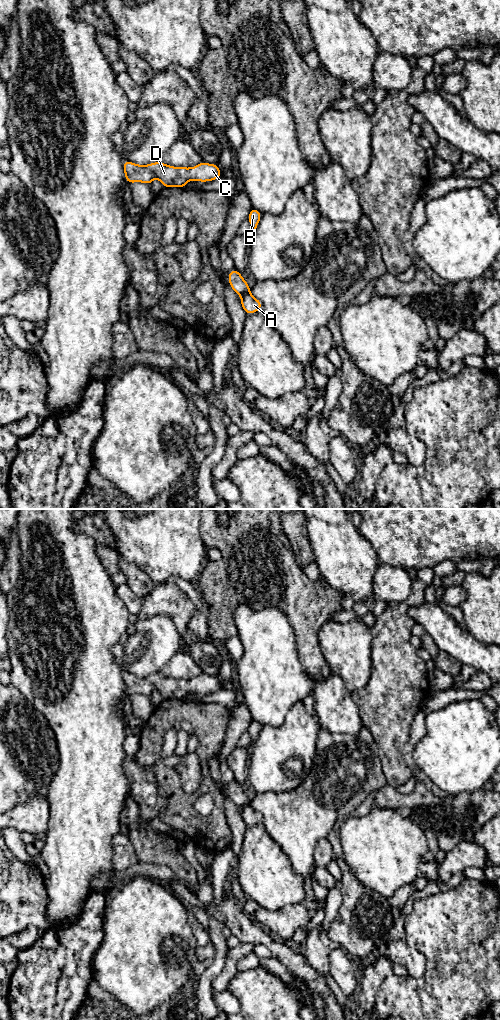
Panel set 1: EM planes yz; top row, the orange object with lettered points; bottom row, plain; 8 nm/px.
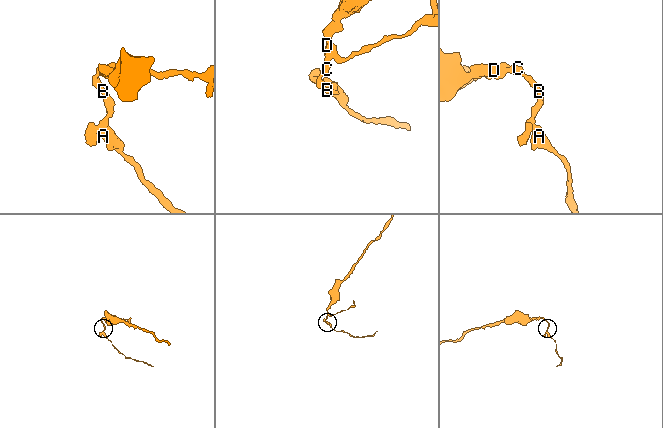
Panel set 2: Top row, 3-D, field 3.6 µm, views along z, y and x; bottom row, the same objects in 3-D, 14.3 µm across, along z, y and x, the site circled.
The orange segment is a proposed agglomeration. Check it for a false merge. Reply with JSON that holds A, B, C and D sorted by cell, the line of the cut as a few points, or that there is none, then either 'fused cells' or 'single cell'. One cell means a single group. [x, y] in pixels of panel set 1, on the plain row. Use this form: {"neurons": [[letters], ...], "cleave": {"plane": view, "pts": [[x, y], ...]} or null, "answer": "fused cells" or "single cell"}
{"neurons": [["A"], ["B", "C", "D"]], "cleave": {"plane": "yz", "pts": [[249, 802], [242, 808]]}, "answer": "fused cells"}

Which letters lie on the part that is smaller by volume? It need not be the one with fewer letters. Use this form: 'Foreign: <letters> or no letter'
Foreign: A

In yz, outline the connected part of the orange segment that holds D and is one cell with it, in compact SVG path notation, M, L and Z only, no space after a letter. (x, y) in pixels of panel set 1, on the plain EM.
M124 672L123 680L128 696L142 694L150 698L152 693L158 690L162 698L167 700L185 700L190 692L209 694L222 689L219 677L204 673L194 679L187 680L170 678L161 672L148 677L137 677Z

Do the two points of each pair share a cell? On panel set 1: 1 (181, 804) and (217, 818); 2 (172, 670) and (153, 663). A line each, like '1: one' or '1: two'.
1: one
2: two

